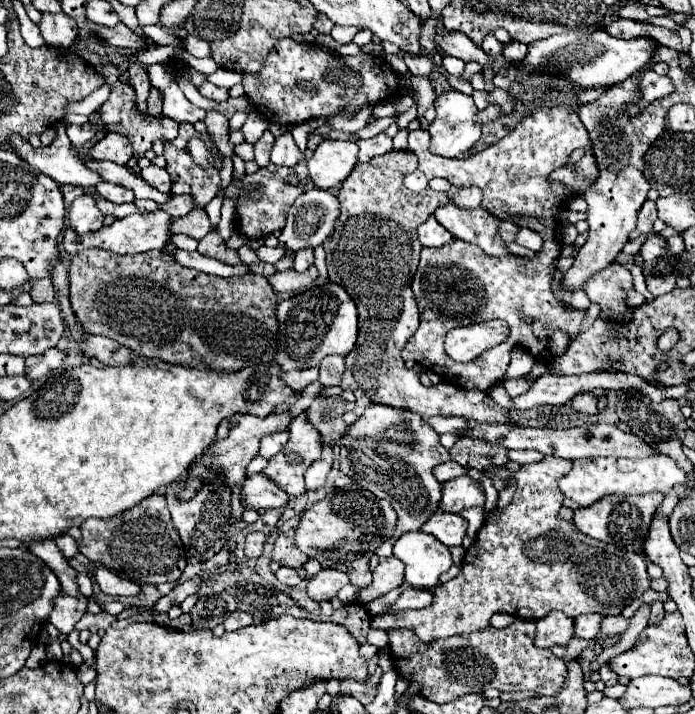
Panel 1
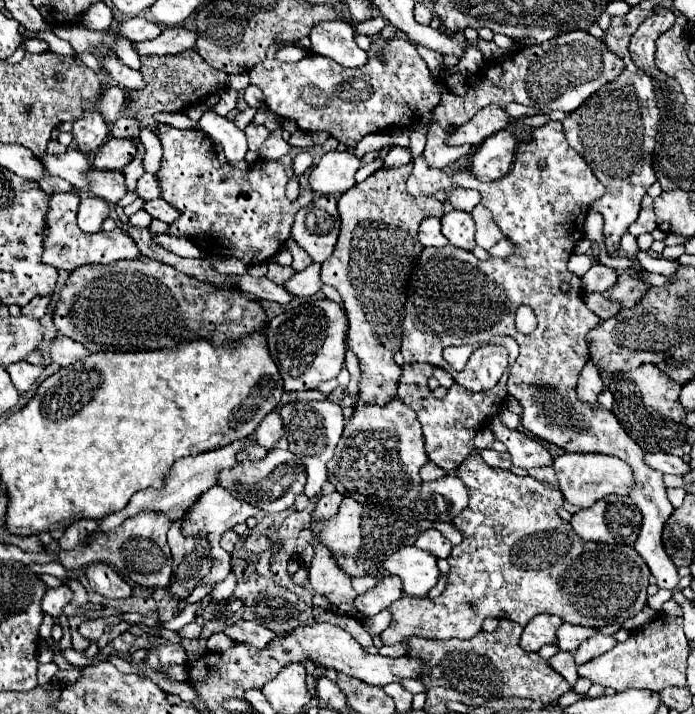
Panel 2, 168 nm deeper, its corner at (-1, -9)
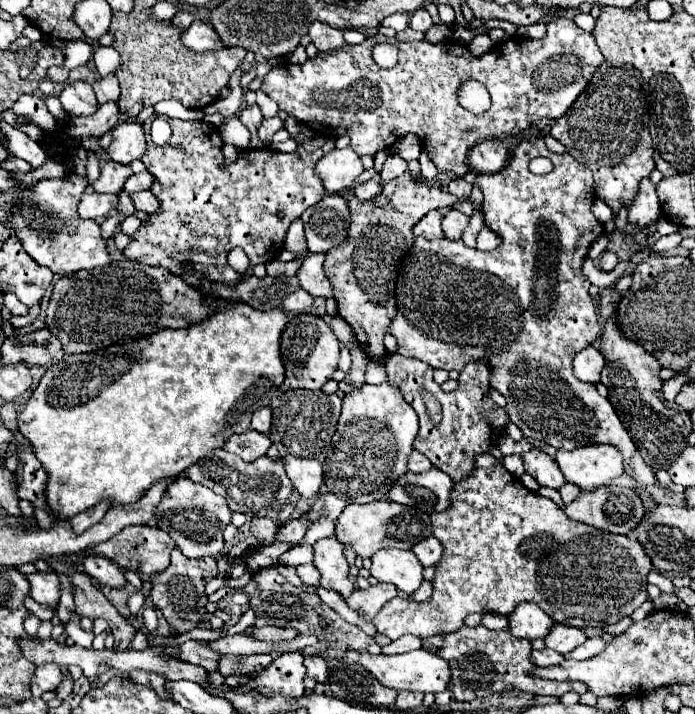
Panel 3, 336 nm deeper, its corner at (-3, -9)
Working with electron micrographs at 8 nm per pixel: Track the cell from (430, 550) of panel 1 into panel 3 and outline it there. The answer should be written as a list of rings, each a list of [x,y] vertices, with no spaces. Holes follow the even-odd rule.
[[[385,548],[375,552],[369,572],[379,582],[391,582],[405,594],[413,594],[423,582],[423,566],[411,550]]]

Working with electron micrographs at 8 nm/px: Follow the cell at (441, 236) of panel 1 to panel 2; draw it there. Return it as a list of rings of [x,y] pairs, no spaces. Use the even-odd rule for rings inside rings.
[[[427,218],[421,226],[419,226],[419,242],[425,246],[425,248],[431,248],[431,246],[447,246],[447,238],[443,236],[441,232],[441,224],[439,224],[439,218]]]

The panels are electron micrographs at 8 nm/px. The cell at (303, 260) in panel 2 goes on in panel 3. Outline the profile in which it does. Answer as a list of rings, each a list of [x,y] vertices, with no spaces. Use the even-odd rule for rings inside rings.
[[[301,218],[291,222],[291,226],[287,230],[287,236],[285,236],[285,248],[291,250],[291,252],[297,252],[299,258],[303,256],[301,252],[307,248],[307,244],[305,244],[305,234],[303,234],[303,222],[301,222]]]

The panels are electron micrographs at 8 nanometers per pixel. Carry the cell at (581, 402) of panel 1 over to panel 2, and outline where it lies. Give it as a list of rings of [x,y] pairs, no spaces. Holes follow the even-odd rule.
[[[587,362],[585,368],[581,370],[581,376],[579,376],[579,382],[577,382],[577,398],[583,404],[593,406],[597,402],[597,396],[599,396],[601,390],[603,390],[601,374],[591,362]]]

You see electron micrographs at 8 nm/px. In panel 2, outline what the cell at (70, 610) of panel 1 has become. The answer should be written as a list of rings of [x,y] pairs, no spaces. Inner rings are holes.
[[[59,586],[57,590],[49,588],[41,602],[41,608],[45,614],[49,614],[49,616],[53,616],[53,620],[57,620],[61,616],[63,608],[71,602],[71,598],[73,598],[73,592],[69,586]]]

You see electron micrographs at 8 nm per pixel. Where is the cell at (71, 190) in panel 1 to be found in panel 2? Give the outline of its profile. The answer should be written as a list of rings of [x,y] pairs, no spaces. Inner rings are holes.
[[[57,176],[39,180],[39,186],[41,186],[47,194],[59,194],[59,192],[71,192],[71,190],[73,190],[73,186],[69,186],[69,182],[65,182],[65,180],[57,178]]]

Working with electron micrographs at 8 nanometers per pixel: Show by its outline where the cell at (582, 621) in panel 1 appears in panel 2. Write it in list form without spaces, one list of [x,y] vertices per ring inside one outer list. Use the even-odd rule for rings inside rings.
[[[565,622],[565,624],[561,626],[561,630],[557,632],[557,646],[559,646],[561,650],[573,652],[573,650],[579,648],[579,644],[581,644],[583,640],[591,638],[593,634],[595,634],[595,630],[589,628],[589,626],[575,626],[575,624],[567,624],[567,622]]]

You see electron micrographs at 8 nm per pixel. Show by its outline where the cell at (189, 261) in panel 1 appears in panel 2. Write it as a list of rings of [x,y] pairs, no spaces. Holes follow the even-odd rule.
[[[243,274],[243,276],[237,276],[235,282],[237,282],[235,286],[239,290],[247,292],[249,296],[253,296],[257,300],[273,300],[273,302],[279,302],[279,304],[287,304],[293,298],[283,286],[273,284],[265,276],[263,278],[255,278],[251,274]]]

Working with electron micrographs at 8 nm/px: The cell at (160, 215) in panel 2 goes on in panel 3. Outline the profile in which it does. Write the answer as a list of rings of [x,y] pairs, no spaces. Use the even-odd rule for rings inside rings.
[[[141,190],[141,192],[135,192],[131,194],[131,200],[135,204],[137,210],[143,210],[147,214],[157,214],[159,212],[159,202],[157,198],[151,194],[151,190]]]

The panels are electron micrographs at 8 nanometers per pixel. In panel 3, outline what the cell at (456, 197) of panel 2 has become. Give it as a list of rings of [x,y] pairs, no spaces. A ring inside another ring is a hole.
[[[463,178],[451,180],[449,186],[447,186],[447,190],[449,190],[451,194],[455,194],[455,196],[469,196],[469,194],[471,194],[471,186],[469,186]]]

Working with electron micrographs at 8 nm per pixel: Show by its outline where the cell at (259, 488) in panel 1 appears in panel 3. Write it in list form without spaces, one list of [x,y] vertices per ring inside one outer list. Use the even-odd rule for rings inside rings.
[[[185,476],[175,478],[163,492],[161,502],[155,508],[157,528],[165,530],[177,544],[177,548],[188,558],[210,556],[217,560],[222,556],[223,530],[231,522],[231,510],[225,500],[215,492],[199,486]],[[187,538],[187,539],[186,539]]]

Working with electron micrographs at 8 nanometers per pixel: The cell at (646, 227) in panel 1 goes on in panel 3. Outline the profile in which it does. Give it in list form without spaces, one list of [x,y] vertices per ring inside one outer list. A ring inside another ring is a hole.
[[[643,178],[639,182],[639,192],[629,208],[629,222],[637,228],[647,228],[651,222],[659,218],[659,212],[661,206],[655,192],[655,184],[649,178]]]

